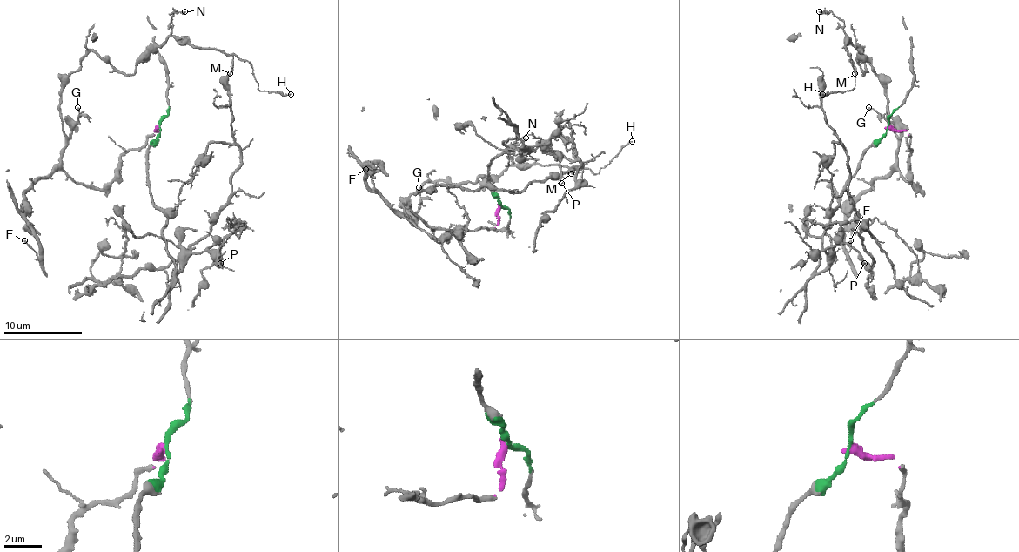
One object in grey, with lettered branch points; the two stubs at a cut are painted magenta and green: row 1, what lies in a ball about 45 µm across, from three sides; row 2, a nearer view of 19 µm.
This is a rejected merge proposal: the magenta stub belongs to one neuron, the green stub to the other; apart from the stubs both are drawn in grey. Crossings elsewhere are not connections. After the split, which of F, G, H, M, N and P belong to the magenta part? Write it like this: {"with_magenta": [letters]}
{"with_magenta": ["F", "G", "H", "M", "N"]}

